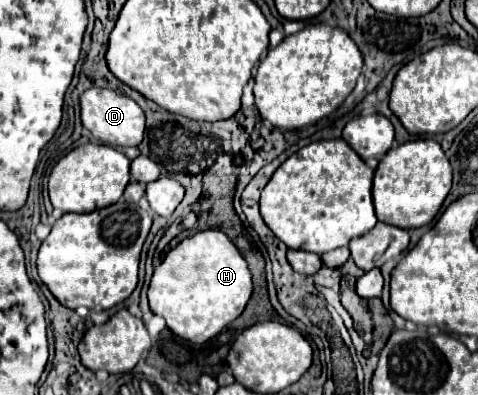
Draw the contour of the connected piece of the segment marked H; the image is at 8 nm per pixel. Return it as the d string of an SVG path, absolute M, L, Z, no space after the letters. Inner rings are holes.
M218 230L198 232L182 240L176 248L172 248L162 260L162 264L156 266L150 288L148 288L150 310L162 316L166 320L166 326L174 334L194 344L204 344L206 340L214 338L224 326L236 320L242 314L250 296L252 296L252 274L246 266L246 260L238 252L238 248L230 242L230 238Z

